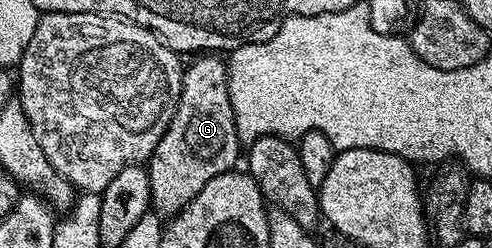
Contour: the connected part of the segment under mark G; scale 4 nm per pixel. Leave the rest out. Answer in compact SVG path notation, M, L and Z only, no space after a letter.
M202 54L191 60L194 61L187 63L182 73L182 93L176 114L148 161L150 203L153 211L163 218L175 216L177 212L184 210L184 206L188 206L188 202L192 202L192 198L196 198L196 194L200 194L200 190L204 190L204 186L208 186L208 182L216 178L216 174L231 171L237 165L234 163L237 160L239 163L240 160L240 141L228 94L227 61L218 54Z

